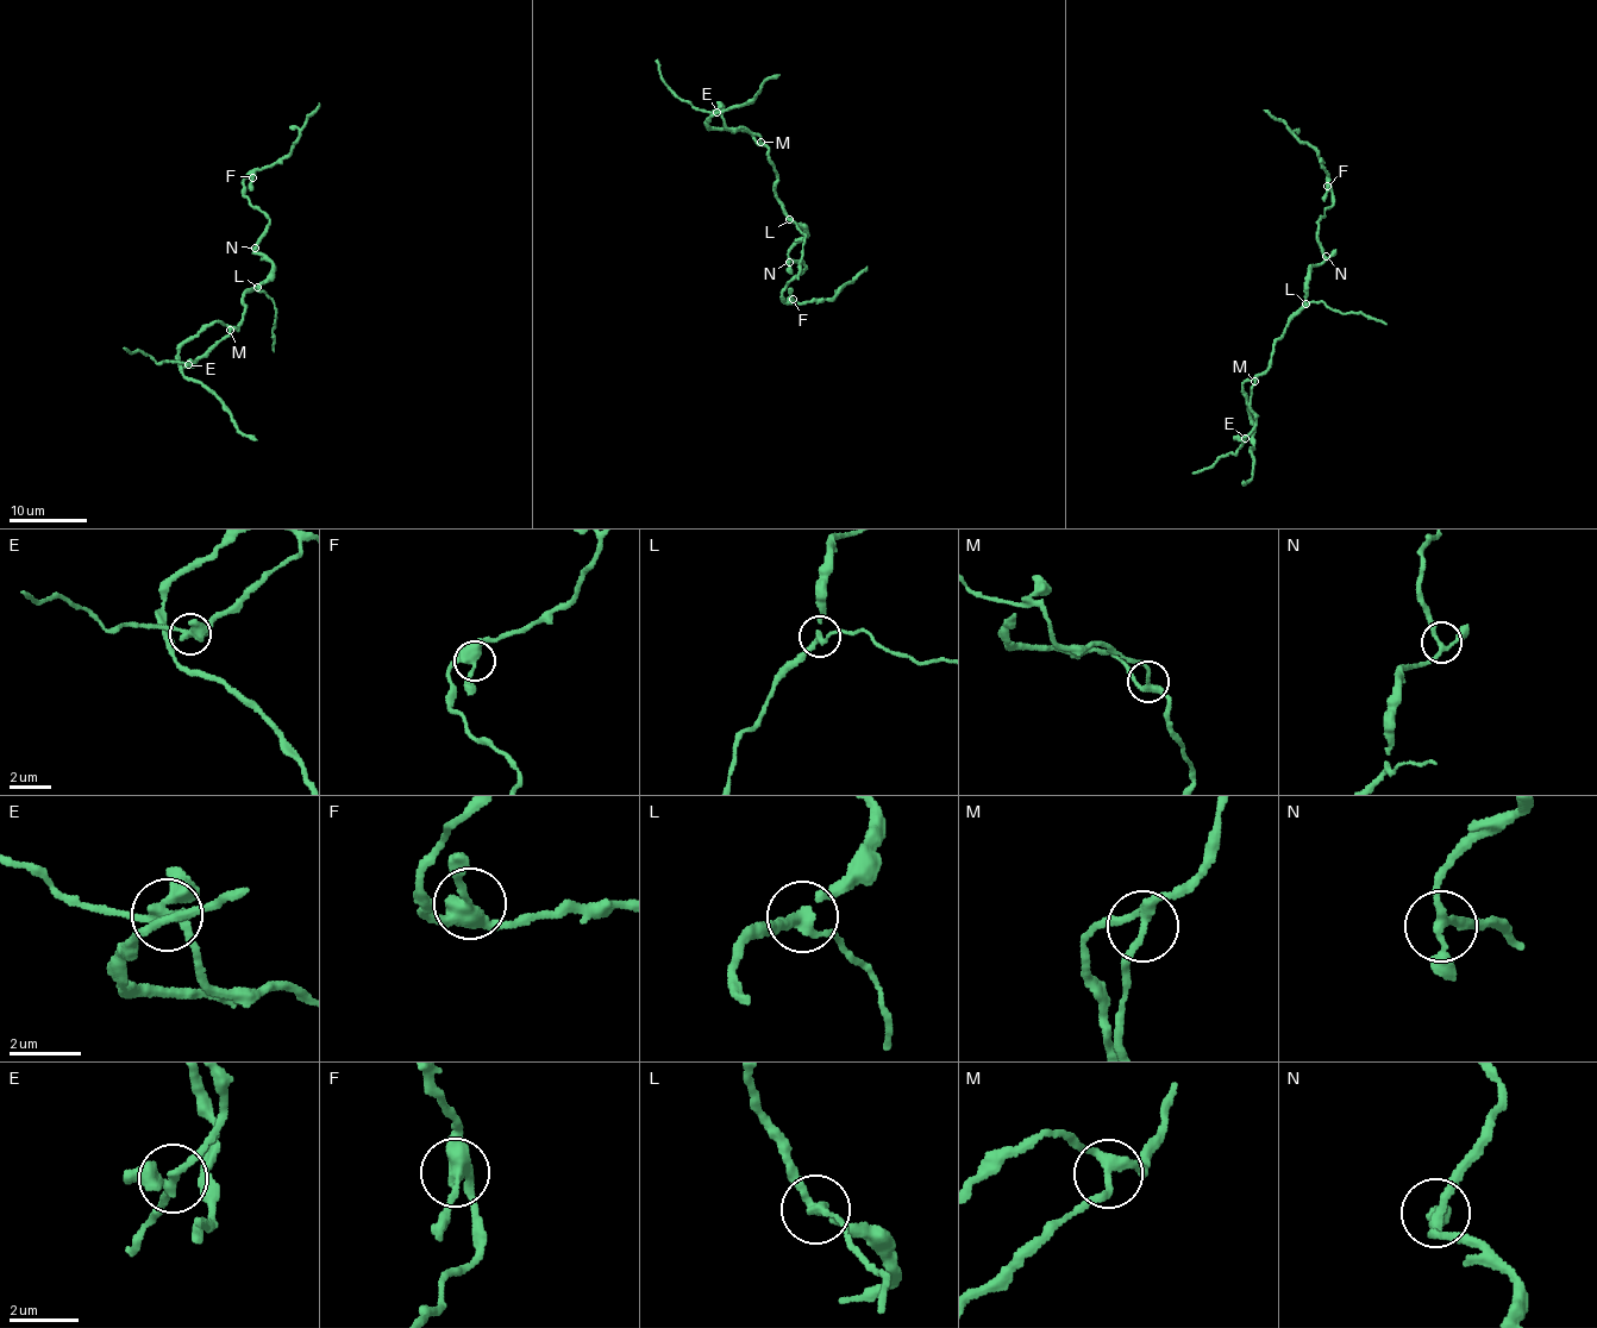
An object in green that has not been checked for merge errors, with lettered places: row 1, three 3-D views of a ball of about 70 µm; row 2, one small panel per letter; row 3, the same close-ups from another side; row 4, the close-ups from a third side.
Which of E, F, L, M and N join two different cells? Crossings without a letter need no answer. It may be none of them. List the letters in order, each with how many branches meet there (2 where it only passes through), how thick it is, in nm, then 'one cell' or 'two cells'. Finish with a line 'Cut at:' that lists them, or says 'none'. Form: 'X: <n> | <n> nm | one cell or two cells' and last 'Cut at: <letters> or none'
E: 3 | 260 nm | two cells
F: 3 | 360 nm | one cell
L: 3 | 220 nm | two cells
M: 3 | 240 nm | one cell
N: 3 | 200 nm | one cell
Cut at: E, L

